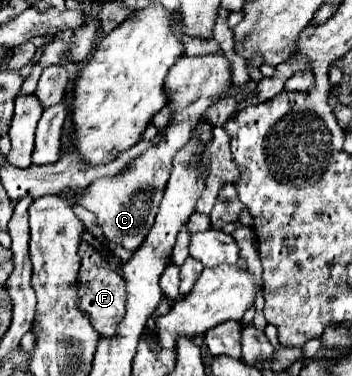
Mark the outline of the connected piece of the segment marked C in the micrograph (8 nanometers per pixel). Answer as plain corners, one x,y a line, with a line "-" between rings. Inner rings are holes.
223,55
179,57
179,61
169,69
165,77
165,93
169,93
171,119
163,129
163,139
157,141
157,145
149,147
141,157
133,159
133,165
127,165
119,175
97,179
93,185
73,195
77,205
95,213
97,223
101,225
101,231
105,233
105,239
111,245
121,245
127,251
135,251
145,241
149,229
153,227
175,153
189,141
191,131
201,121
205,109
217,103
229,87
231,67
227,57

